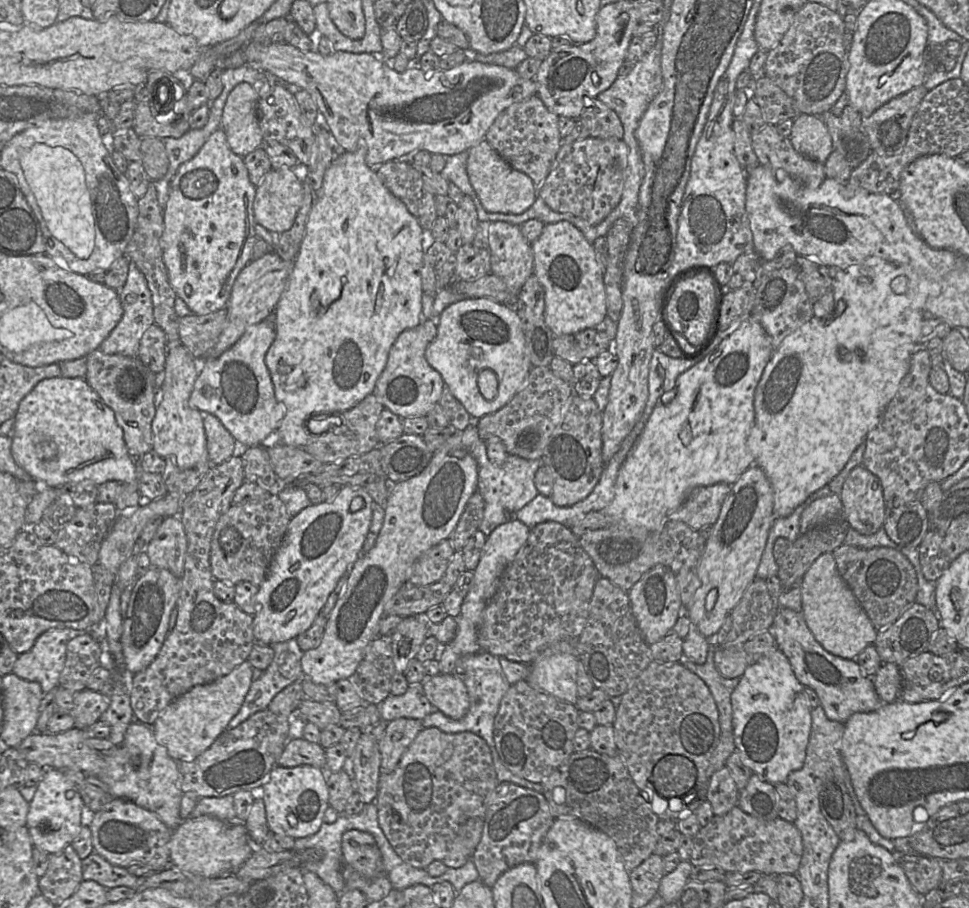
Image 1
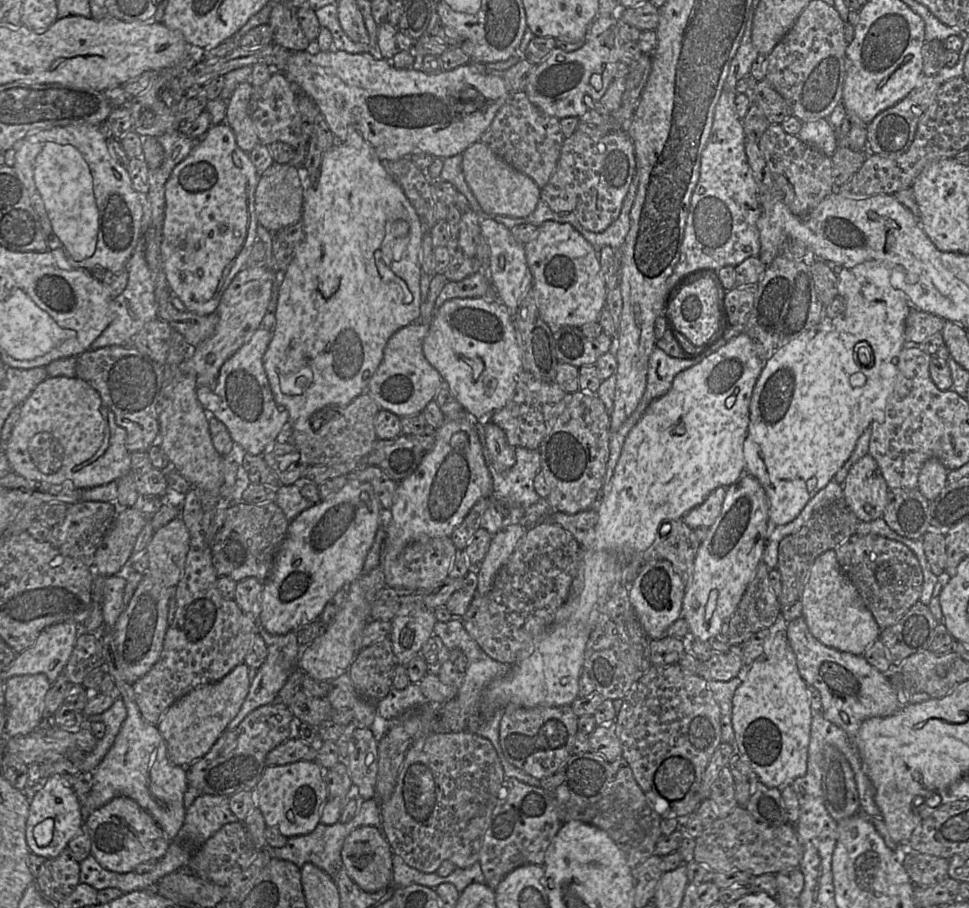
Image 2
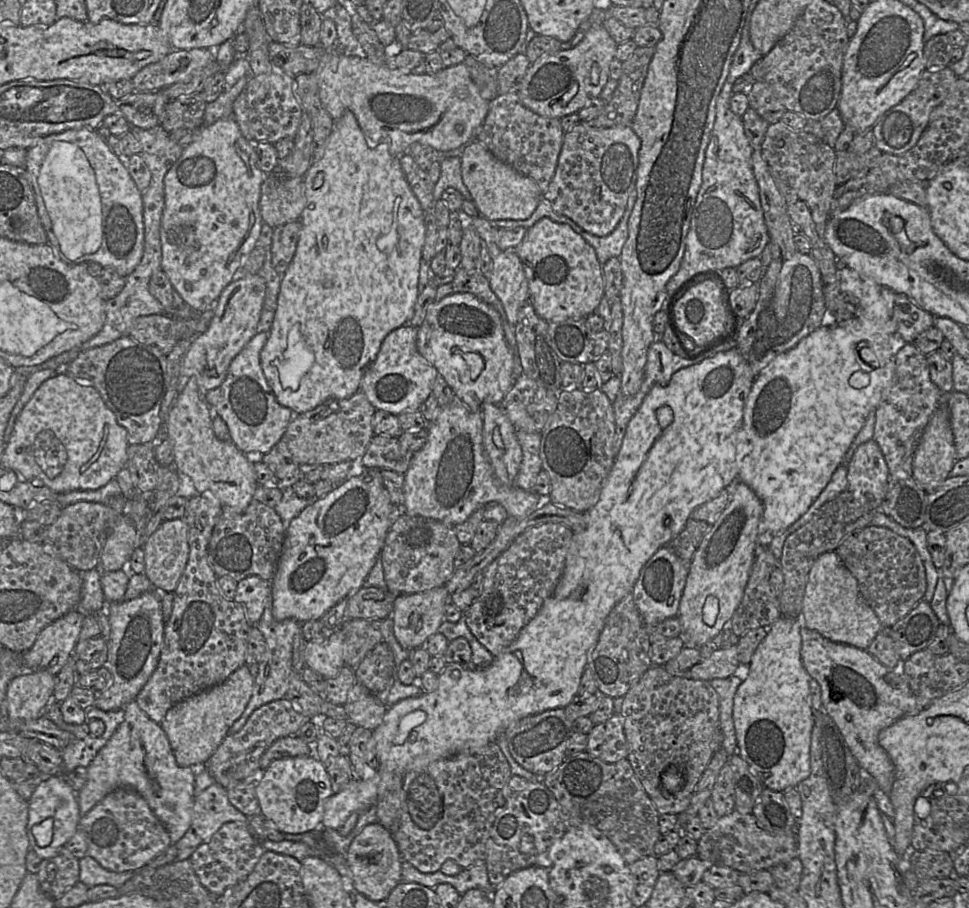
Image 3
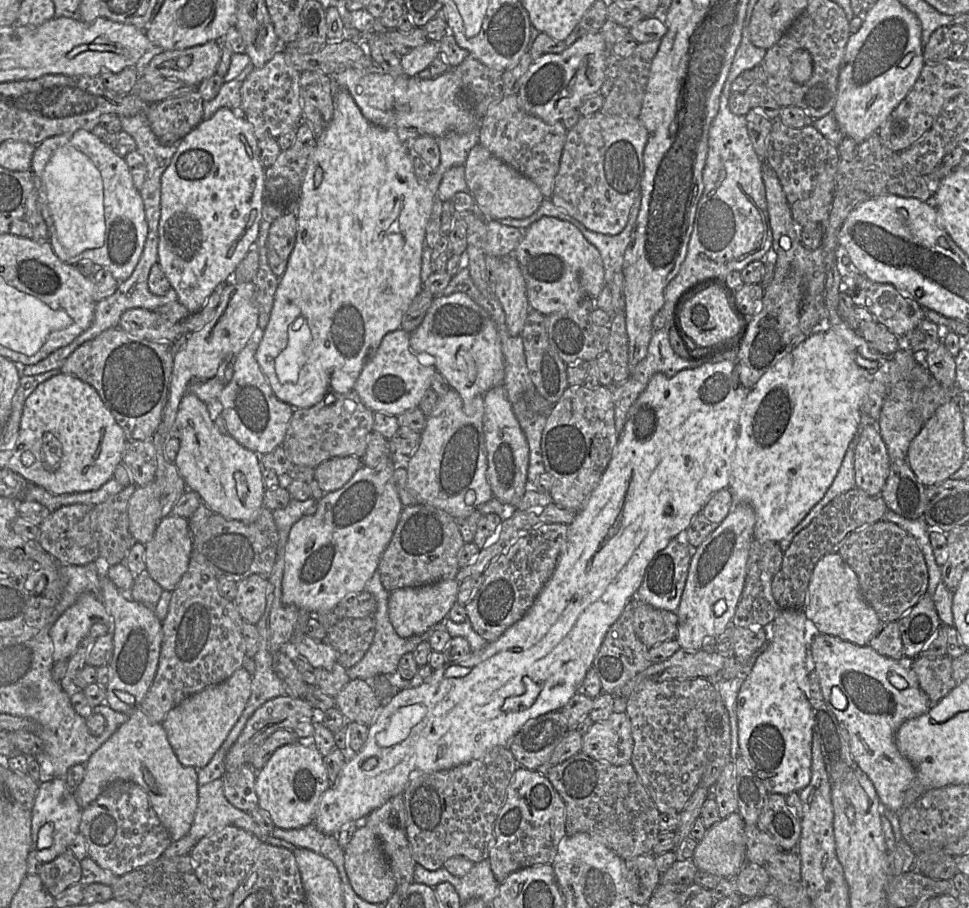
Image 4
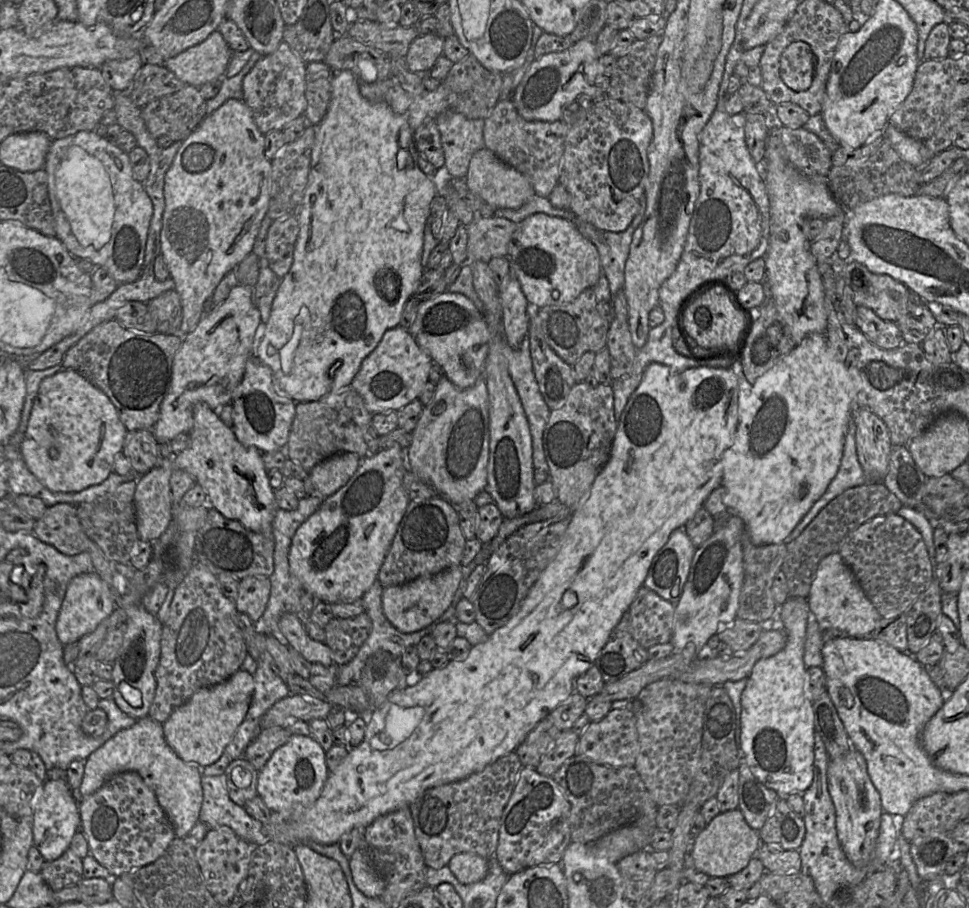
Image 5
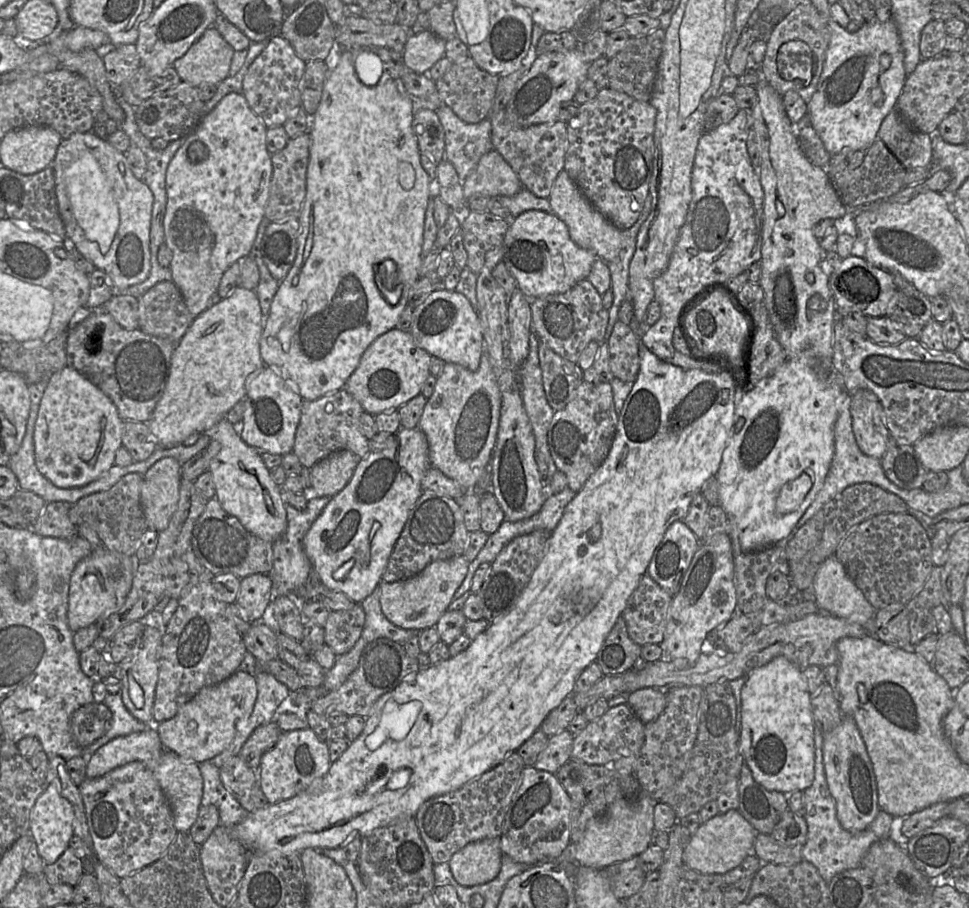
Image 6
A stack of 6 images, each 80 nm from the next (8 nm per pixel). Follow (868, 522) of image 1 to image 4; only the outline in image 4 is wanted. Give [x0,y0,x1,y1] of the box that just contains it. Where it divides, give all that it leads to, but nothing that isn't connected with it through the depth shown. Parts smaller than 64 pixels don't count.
[855,424,890,496]

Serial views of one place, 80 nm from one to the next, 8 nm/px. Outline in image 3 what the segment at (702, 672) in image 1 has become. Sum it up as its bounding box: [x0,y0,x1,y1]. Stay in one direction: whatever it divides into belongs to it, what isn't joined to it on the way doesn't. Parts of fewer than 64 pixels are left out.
[709,675,742,757]

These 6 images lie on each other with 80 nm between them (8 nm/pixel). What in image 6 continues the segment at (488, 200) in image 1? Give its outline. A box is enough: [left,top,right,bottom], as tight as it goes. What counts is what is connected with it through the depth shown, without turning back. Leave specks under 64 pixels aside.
[463,150,522,204]

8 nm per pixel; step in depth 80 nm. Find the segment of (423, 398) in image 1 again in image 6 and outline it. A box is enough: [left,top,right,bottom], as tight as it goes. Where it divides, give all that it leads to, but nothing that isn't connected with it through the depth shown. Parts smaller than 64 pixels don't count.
[344,328,431,415]

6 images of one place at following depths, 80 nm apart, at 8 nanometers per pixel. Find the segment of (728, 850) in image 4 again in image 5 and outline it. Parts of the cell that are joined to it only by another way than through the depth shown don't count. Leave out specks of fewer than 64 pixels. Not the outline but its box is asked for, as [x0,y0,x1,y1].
[688,808,761,877]

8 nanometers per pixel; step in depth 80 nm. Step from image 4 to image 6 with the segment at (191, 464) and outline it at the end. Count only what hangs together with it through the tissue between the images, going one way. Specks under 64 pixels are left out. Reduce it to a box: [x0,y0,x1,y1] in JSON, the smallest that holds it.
[202,419,287,543]

